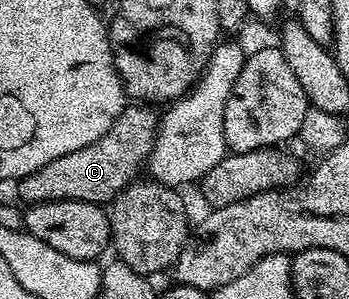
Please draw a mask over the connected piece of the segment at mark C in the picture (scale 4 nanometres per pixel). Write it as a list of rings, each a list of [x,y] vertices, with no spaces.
[[[147,103],[124,104],[123,113],[113,123],[113,127],[109,127],[109,131],[105,131],[105,135],[101,135],[101,139],[97,139],[69,155],[61,155],[61,159],[53,159],[53,163],[45,163],[45,167],[41,167],[22,178],[18,182],[20,195],[31,205],[39,205],[42,201],[84,201],[85,203],[106,206],[114,201],[115,196],[126,185],[131,184],[140,176],[139,168],[142,165],[144,168],[148,164],[155,146],[155,132],[159,130],[161,120],[160,114],[158,112],[155,114],[151,109],[154,108]]]

